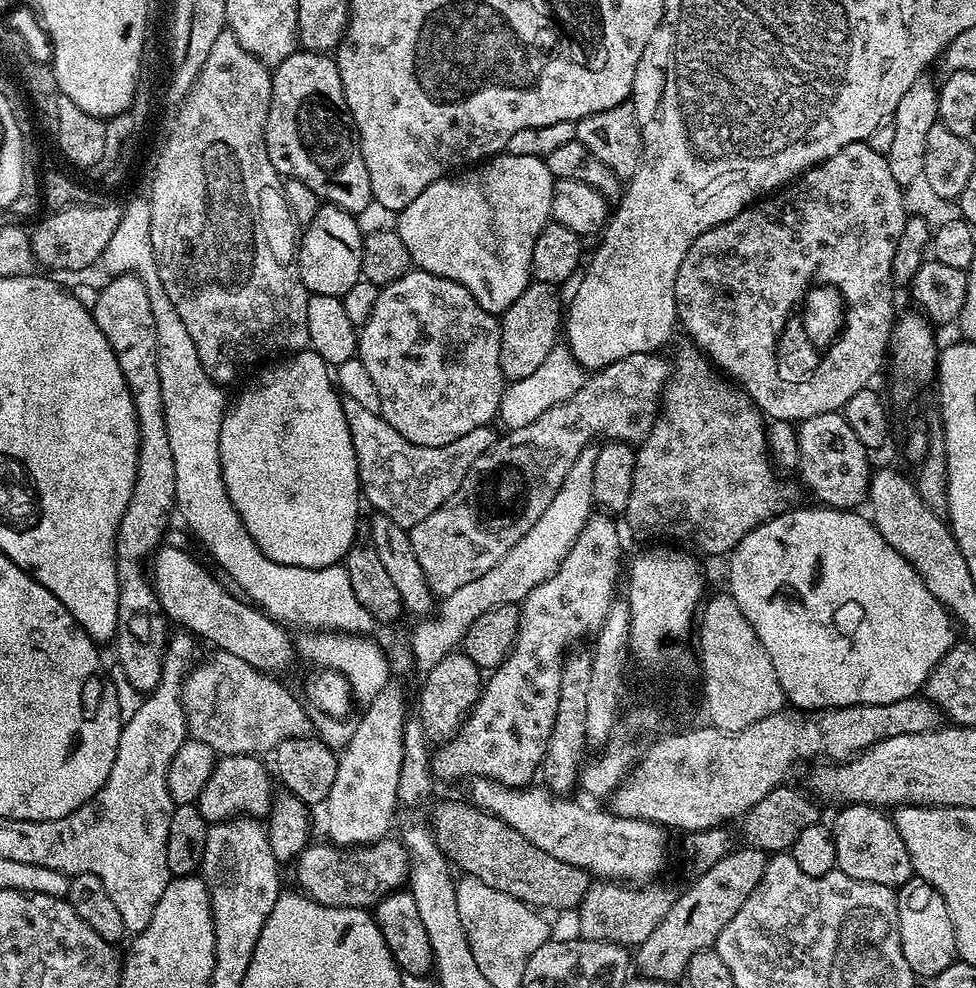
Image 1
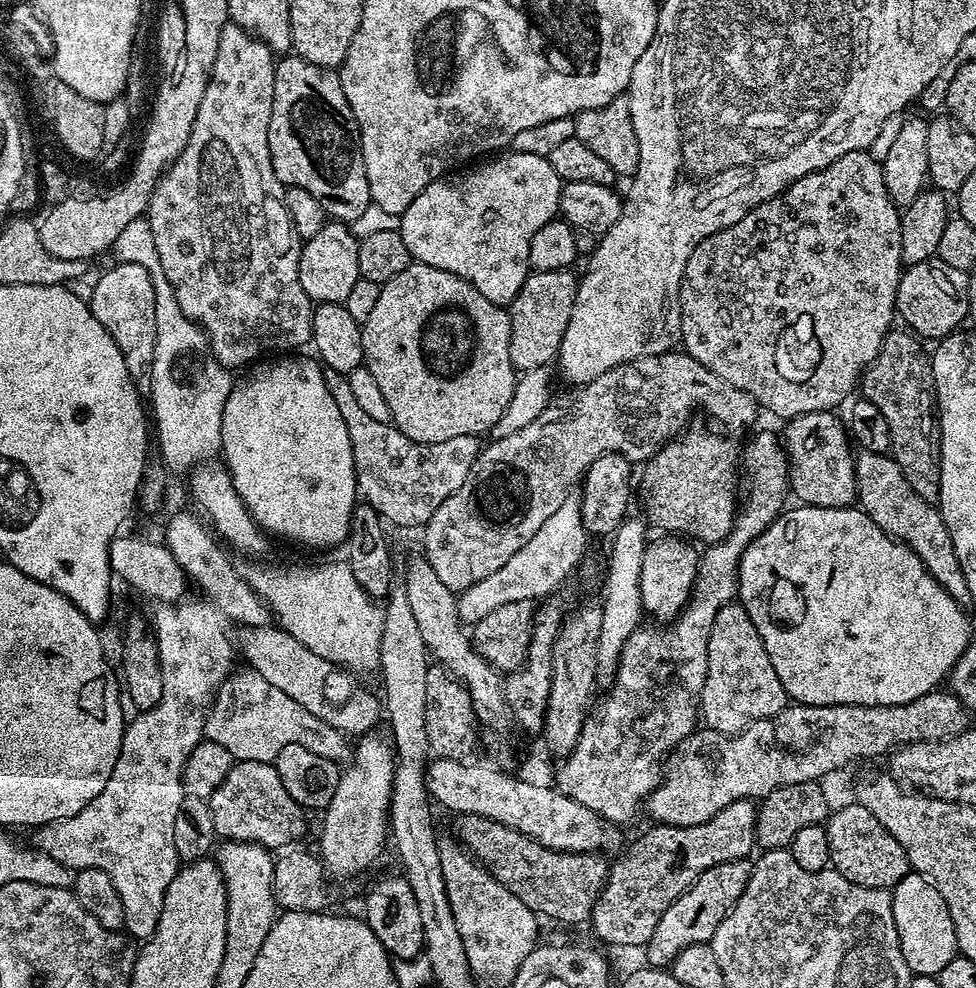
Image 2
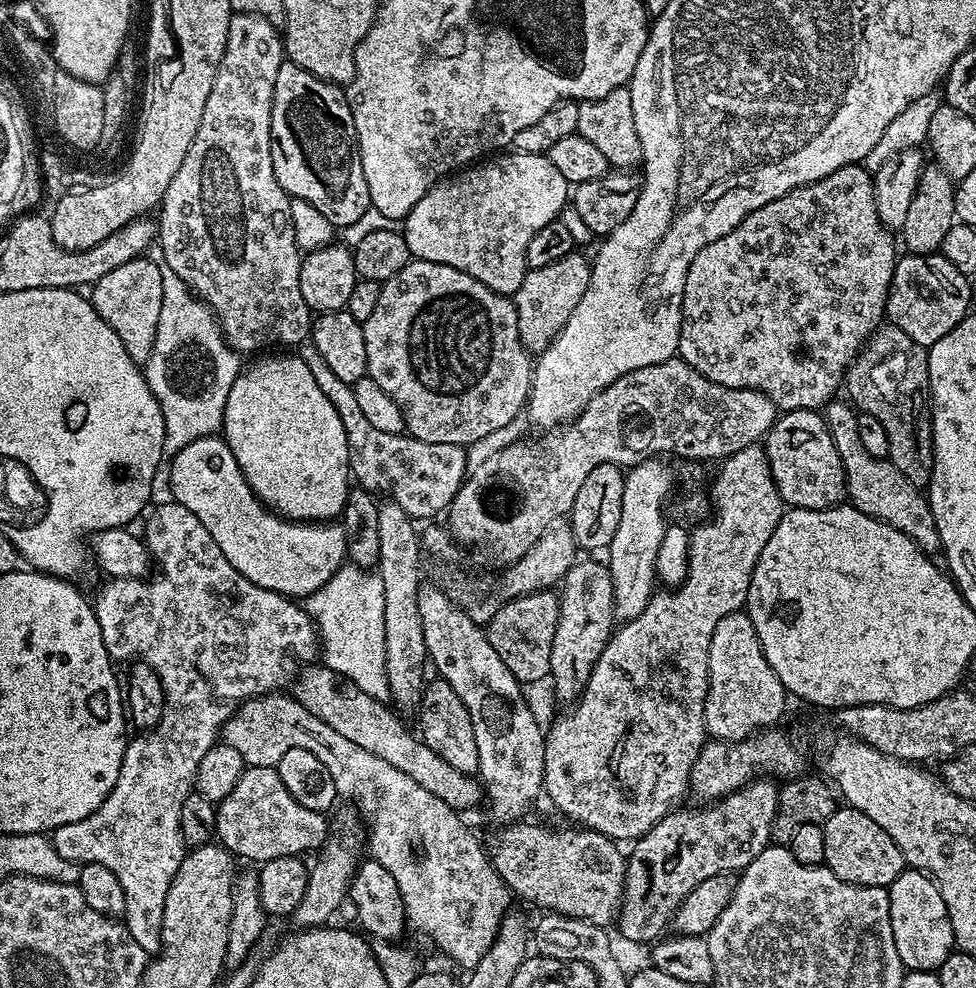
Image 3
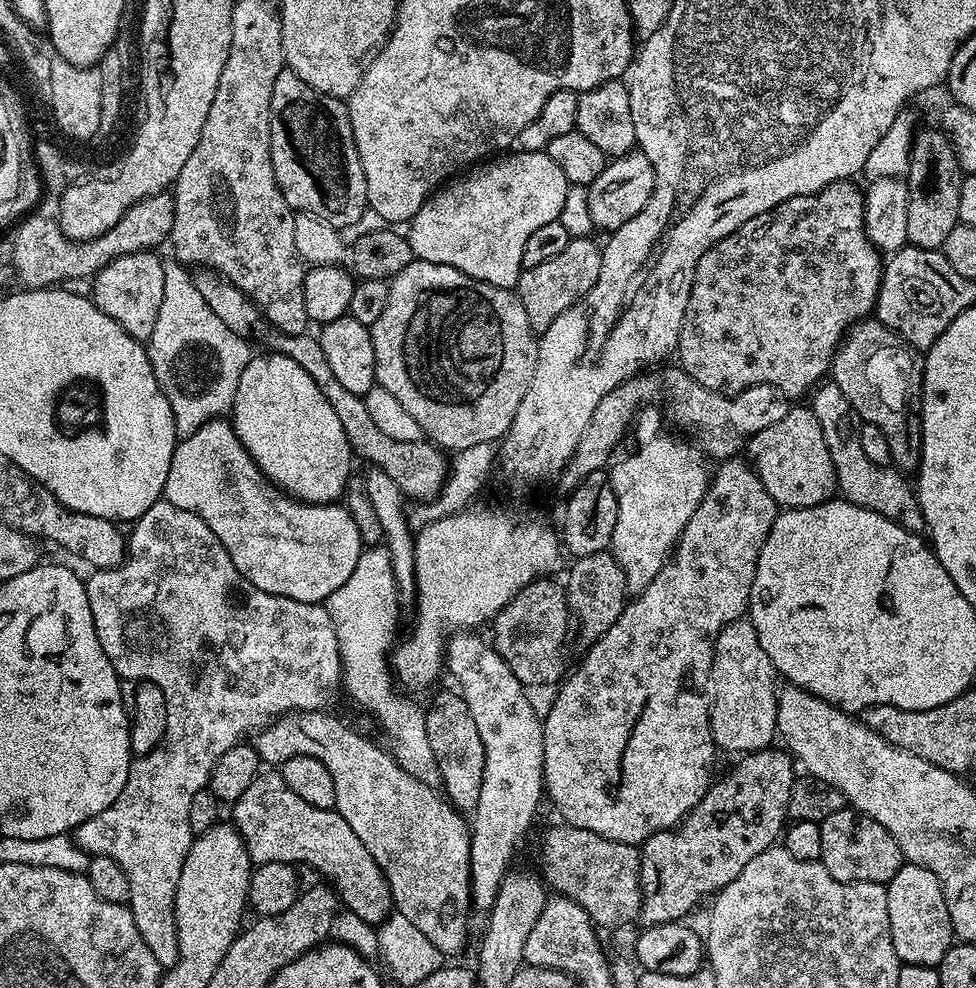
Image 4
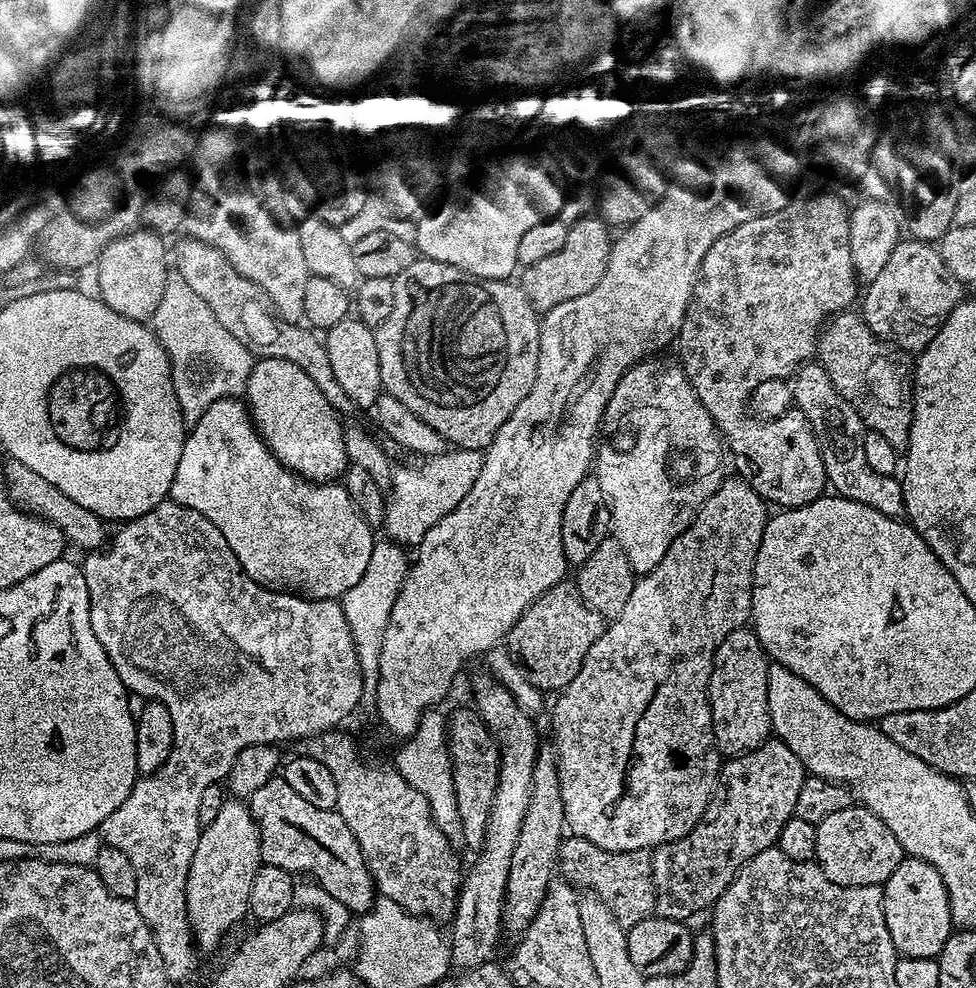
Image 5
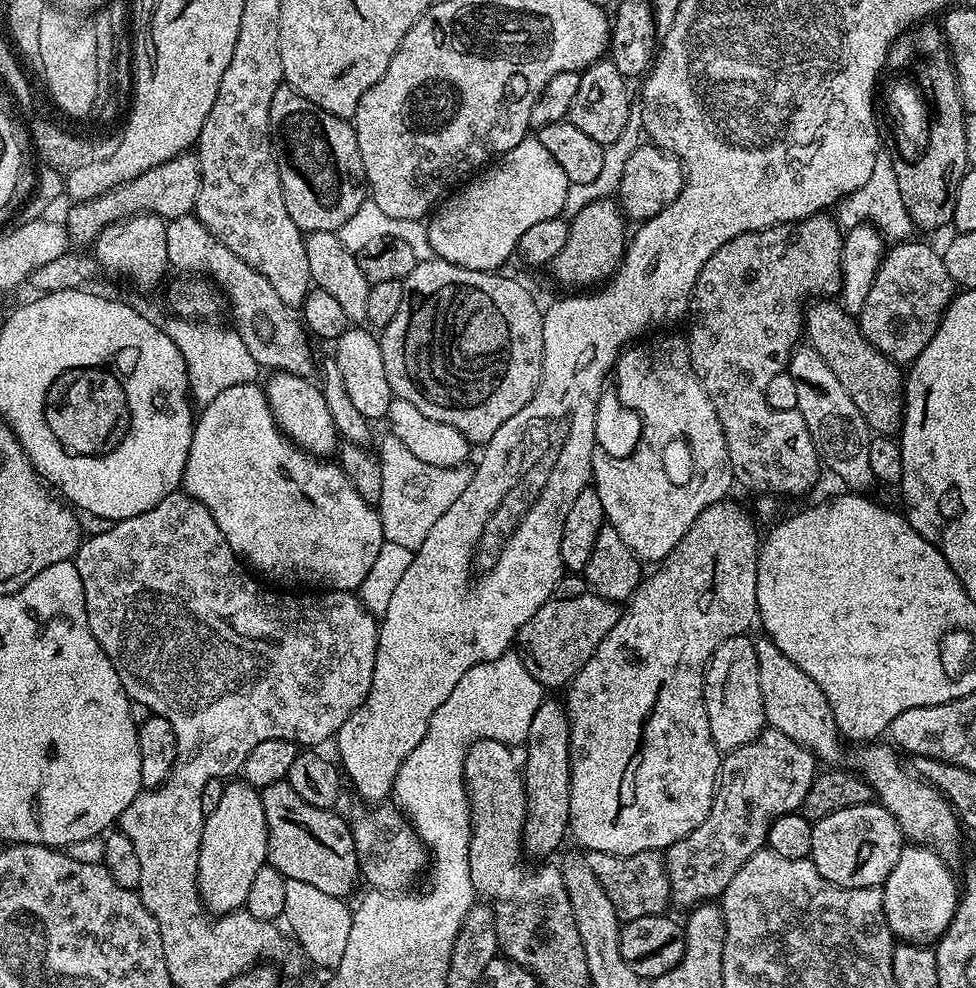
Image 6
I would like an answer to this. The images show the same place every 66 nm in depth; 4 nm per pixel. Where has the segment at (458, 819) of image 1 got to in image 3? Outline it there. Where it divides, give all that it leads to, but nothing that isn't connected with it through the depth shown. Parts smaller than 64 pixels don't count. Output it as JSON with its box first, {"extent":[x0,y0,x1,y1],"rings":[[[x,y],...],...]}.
{"extent":[490,822,626,929],"rings":[[[512,822],[496,836],[496,853],[490,859],[496,872],[508,885],[513,897],[529,900],[544,908],[545,913],[557,912],[559,916],[573,916],[590,922],[594,926],[607,929],[608,923],[615,921],[620,914],[620,904],[624,900],[624,879],[626,878],[626,856],[617,841],[603,836],[601,832],[591,832],[589,828],[539,828],[536,824]]]}

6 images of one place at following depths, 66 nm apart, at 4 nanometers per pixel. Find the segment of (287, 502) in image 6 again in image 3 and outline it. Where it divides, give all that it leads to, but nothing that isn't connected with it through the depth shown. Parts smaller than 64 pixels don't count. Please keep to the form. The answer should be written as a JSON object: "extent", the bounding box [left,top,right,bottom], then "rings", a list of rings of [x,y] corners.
{"extent":[168,435,348,598],"rings":[[[219,435],[203,436],[190,446],[184,446],[171,457],[172,469],[168,472],[168,484],[172,487],[171,499],[177,504],[186,506],[206,530],[210,530],[210,538],[218,542],[218,550],[226,554],[230,566],[238,570],[254,586],[262,586],[266,590],[276,592],[289,598],[307,598],[314,594],[346,563],[348,554],[348,533],[340,522],[301,522],[286,520],[273,512],[268,505],[256,497],[255,490],[246,482],[242,470],[238,466],[238,458],[230,450],[228,443]]]}

